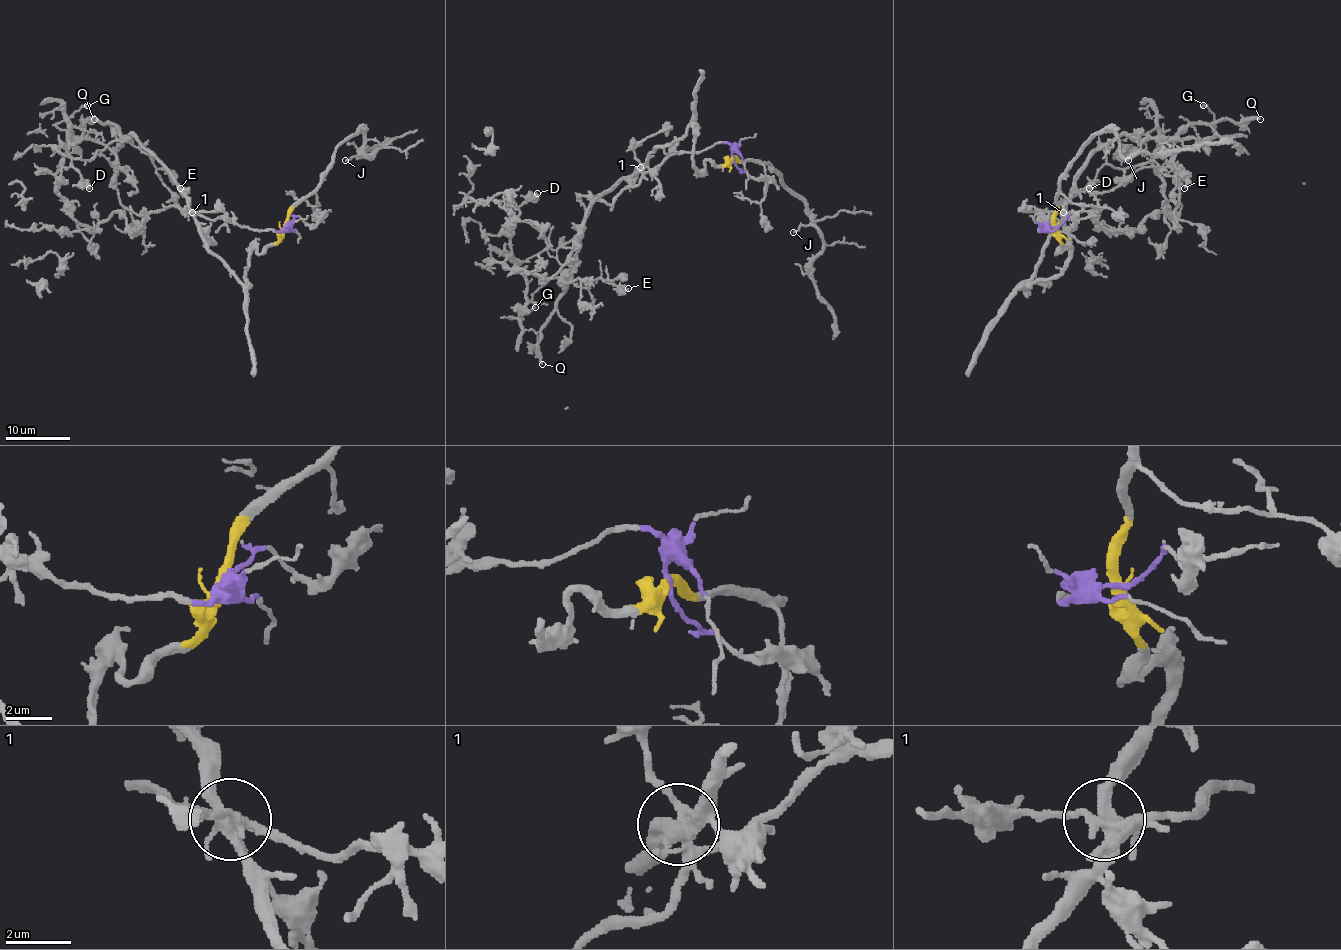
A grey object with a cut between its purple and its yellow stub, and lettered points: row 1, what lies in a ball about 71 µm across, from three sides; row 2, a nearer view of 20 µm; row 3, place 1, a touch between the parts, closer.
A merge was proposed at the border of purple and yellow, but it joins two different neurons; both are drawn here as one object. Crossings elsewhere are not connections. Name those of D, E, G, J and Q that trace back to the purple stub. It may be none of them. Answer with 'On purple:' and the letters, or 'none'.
On purple: D, G

